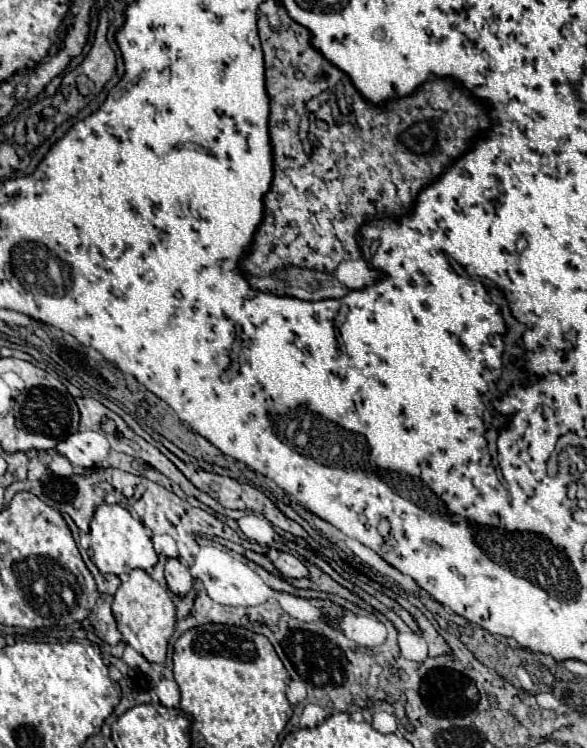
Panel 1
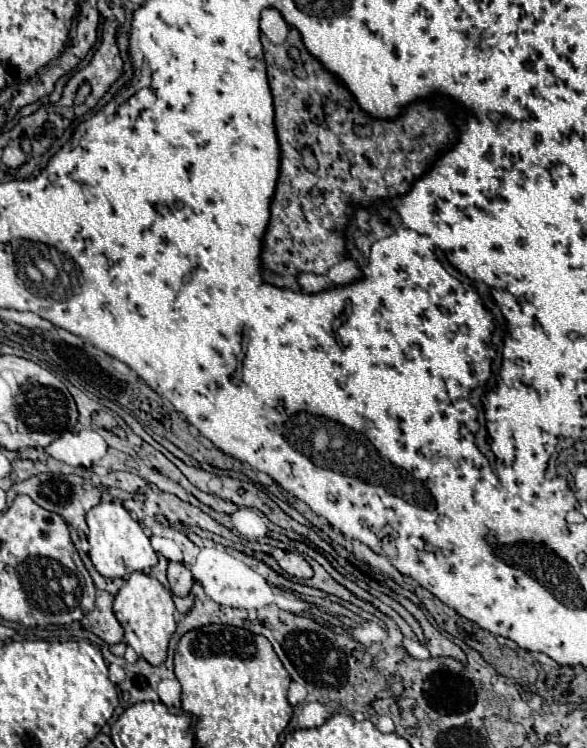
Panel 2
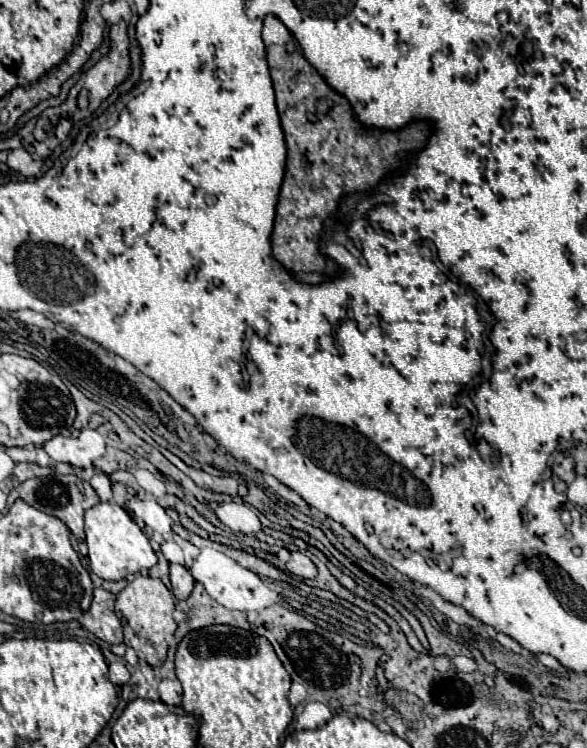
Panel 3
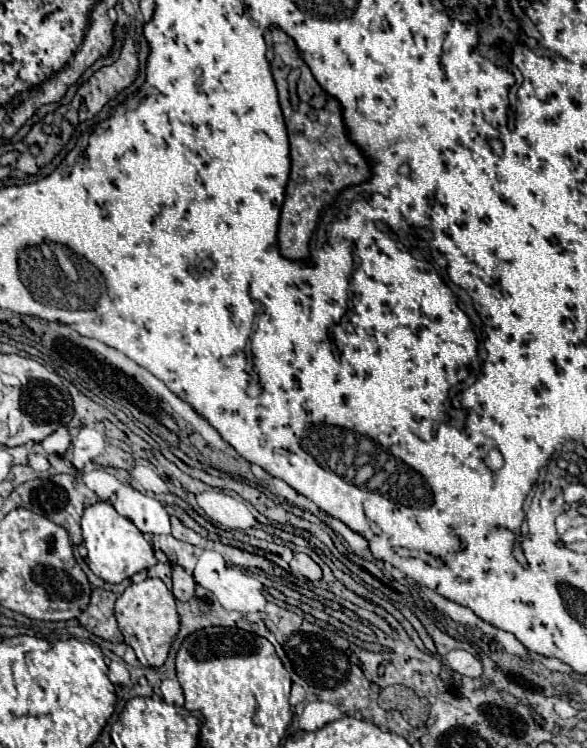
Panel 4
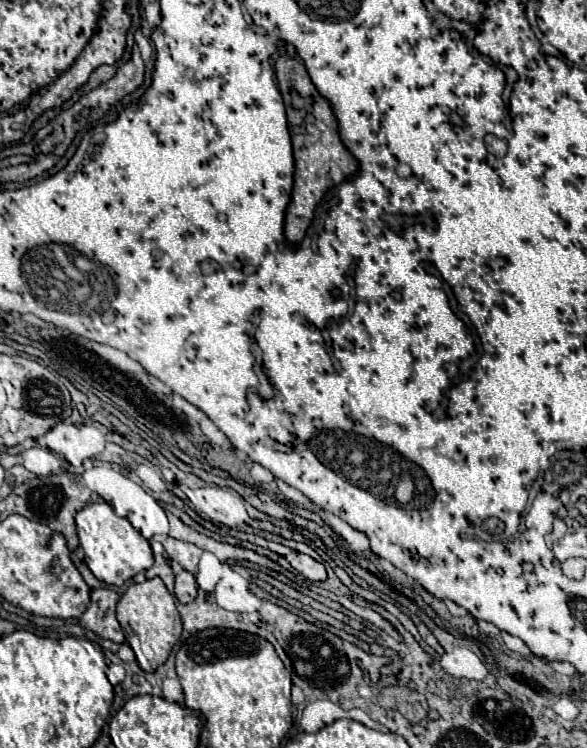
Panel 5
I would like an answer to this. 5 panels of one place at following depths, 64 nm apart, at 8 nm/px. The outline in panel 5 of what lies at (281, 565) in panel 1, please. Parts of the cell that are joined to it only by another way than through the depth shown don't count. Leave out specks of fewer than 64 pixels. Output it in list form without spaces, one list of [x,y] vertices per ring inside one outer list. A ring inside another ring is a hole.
[[[294,552],[294,556],[290,558],[290,564],[294,570],[298,570],[302,576],[306,576],[308,580],[326,580],[326,570],[320,562],[316,562],[314,558],[306,556],[306,554],[298,554]]]

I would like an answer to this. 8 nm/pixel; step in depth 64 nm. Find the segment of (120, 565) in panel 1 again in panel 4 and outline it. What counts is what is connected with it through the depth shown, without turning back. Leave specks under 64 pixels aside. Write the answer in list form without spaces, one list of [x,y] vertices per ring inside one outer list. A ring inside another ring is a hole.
[[[98,502],[84,510],[82,536],[84,536],[84,544],[88,548],[86,562],[88,562],[90,570],[98,578],[102,578],[110,584],[120,584],[124,578],[130,578],[132,574],[148,570],[156,564],[156,556],[154,556],[150,542],[128,518],[120,516],[110,502]]]

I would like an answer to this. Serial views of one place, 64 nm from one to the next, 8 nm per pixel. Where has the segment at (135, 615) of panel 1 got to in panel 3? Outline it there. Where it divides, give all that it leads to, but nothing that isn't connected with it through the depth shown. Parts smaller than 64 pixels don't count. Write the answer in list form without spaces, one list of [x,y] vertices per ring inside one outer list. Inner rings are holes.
[[[138,574],[116,598],[116,616],[124,624],[124,644],[132,646],[138,658],[146,660],[150,666],[162,666],[166,660],[168,652],[166,636],[174,634],[178,628],[172,614],[174,614],[174,596],[162,584],[160,578]]]

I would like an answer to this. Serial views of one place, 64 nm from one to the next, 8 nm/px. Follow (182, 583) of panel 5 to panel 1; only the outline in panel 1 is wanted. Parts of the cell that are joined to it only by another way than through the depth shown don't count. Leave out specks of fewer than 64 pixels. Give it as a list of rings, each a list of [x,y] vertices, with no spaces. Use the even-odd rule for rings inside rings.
[[[168,558],[166,560],[166,568],[164,568],[164,576],[166,576],[166,584],[168,588],[178,594],[184,596],[190,592],[192,588],[192,576],[186,564],[182,564],[178,558]]]

